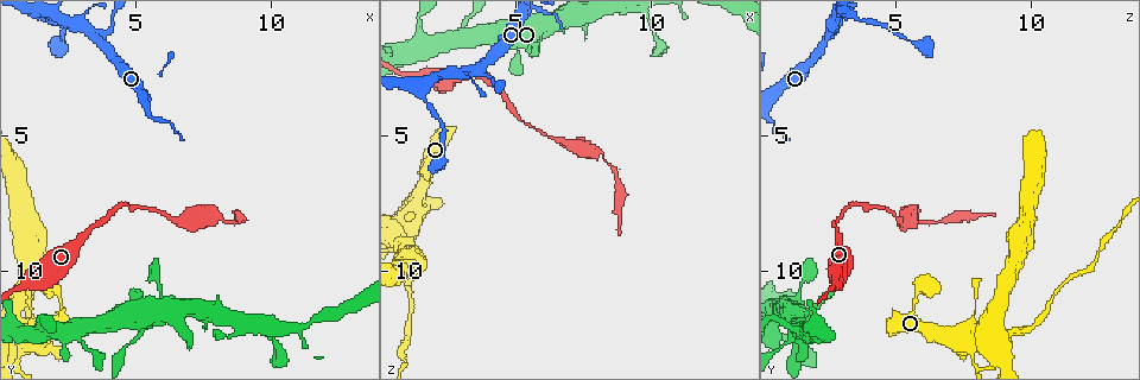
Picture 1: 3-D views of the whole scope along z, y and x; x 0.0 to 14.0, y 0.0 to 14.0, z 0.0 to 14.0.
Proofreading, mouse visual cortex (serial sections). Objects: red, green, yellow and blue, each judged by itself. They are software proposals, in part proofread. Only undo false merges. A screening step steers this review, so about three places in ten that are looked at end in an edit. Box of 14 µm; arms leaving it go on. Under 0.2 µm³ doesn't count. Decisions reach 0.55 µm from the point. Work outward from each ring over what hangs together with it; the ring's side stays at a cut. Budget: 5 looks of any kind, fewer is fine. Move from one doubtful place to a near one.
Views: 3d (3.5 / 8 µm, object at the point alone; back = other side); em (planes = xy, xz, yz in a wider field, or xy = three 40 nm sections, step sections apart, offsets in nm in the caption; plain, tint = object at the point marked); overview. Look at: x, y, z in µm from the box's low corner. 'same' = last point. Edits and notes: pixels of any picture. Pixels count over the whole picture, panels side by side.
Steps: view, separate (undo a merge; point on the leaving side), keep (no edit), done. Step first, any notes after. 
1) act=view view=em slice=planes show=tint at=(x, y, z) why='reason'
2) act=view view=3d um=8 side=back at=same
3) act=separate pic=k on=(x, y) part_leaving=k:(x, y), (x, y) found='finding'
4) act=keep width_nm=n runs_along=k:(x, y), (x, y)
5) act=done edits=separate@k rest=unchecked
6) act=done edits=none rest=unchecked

act=view view=3d um=3.5 at=(3.6, 1.4, 2.5) why='three-way junction'

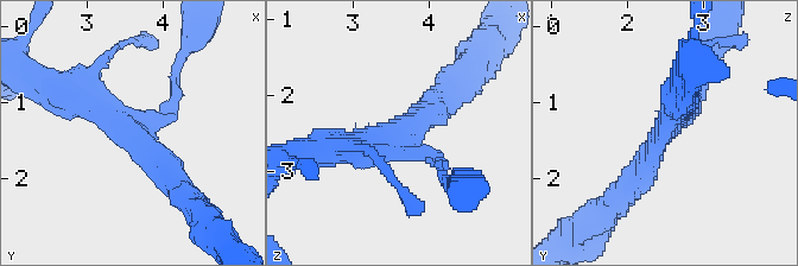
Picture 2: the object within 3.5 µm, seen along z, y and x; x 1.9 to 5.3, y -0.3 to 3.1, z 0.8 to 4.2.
act=view view=em slice=planes show=tint at=(3.65, 1.40, 2.50) why='need the tissue'

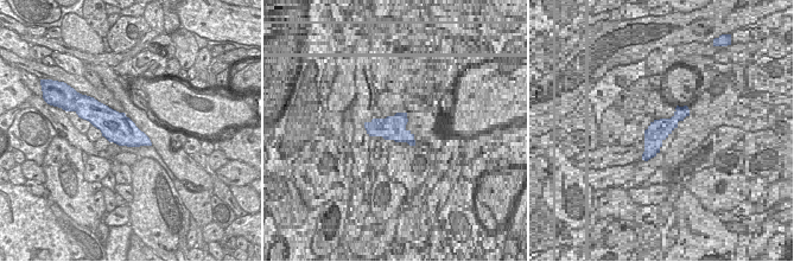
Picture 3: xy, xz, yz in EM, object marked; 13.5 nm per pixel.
act=keep arm_widths_nm=150,350,400 runs_along=2:(182, 192), (131, 130), (69, 97) found='continuous, no second cell'

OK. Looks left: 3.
act=view view=3d um=3.5 side=back at=(7.8, 7.9, 5.5) why='calibre changes'

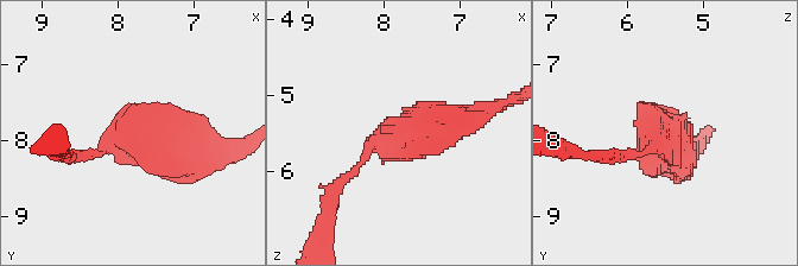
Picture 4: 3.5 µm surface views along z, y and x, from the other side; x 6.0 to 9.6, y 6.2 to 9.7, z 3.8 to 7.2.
act=view view=em slice=xy step=5 show=tint at=(7.75, 7.95, 5.60)

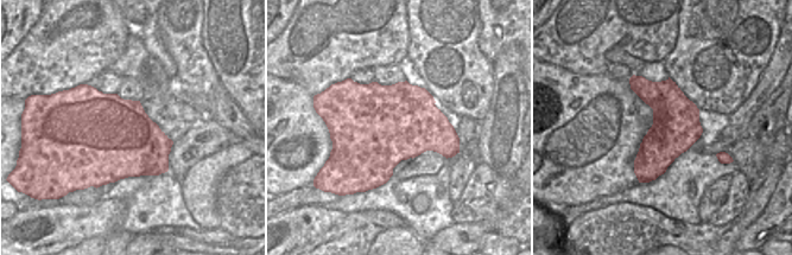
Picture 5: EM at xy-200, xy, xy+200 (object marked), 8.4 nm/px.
act=view view=em slice=xy step=1 show=tint at=same

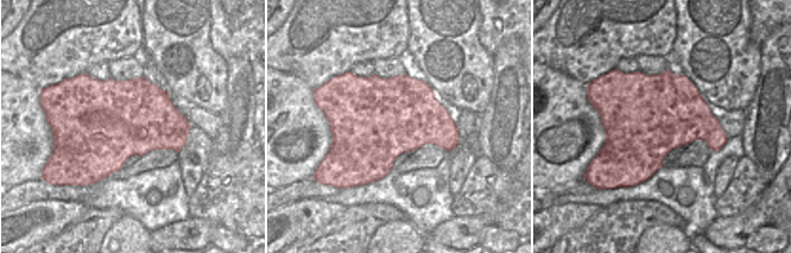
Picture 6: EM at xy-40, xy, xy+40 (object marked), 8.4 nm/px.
act=keep width_nm=750 runs_along=4:(475, 112), (373, 141), (343, 178) found='continuous, no second cell'

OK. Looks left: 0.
act=done edits=none rest=unchecked

